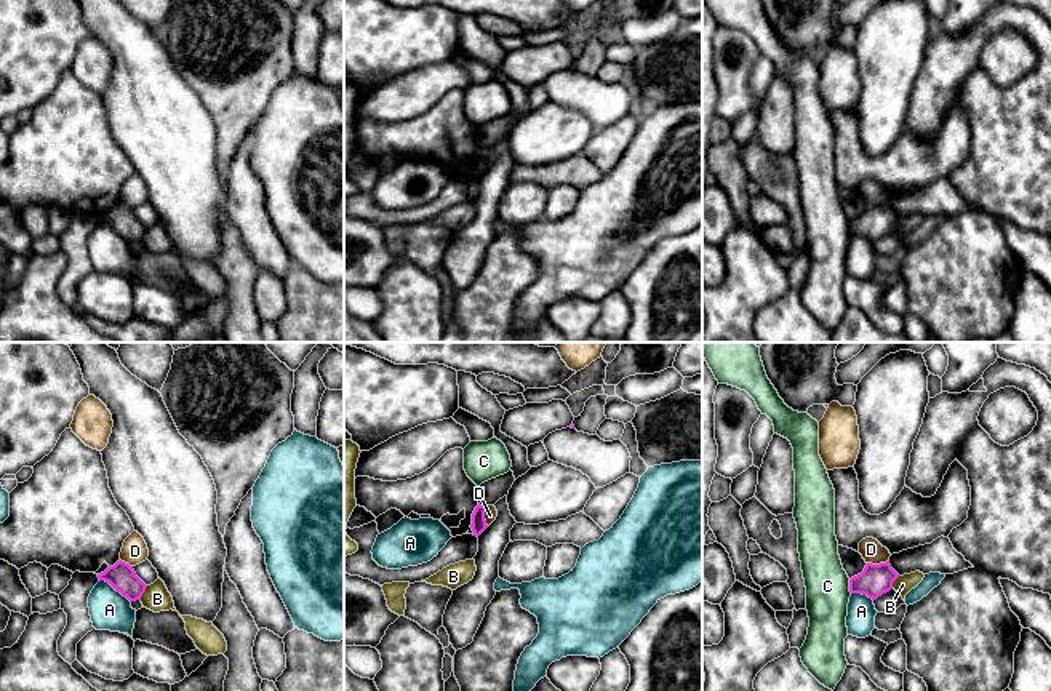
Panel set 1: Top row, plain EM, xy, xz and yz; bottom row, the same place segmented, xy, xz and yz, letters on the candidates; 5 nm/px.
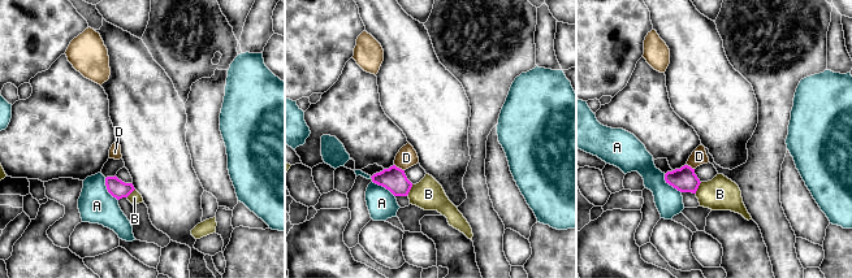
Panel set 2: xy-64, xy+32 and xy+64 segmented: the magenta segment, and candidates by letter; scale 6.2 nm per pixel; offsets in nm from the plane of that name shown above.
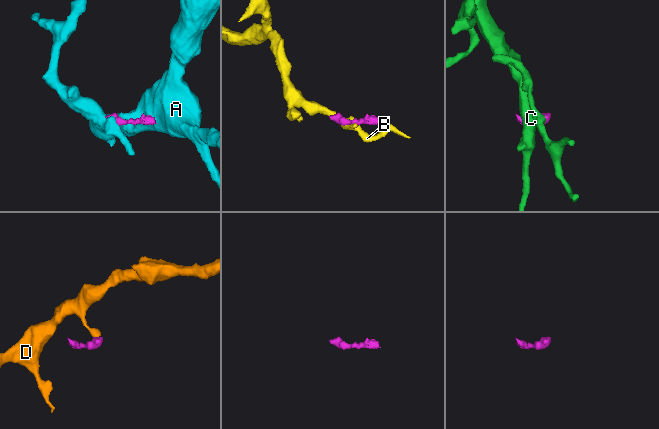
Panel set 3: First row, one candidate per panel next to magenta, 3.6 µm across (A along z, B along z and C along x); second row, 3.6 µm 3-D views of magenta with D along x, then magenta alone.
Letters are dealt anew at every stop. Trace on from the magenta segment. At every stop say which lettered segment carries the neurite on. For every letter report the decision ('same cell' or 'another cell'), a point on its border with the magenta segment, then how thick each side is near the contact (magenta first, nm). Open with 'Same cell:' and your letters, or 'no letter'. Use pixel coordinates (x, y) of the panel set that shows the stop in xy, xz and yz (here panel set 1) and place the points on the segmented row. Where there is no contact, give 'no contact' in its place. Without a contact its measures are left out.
Same cell: no letter
A: another cell; contact xy (115, 589); calibres 140 and 200 nm
B: another cell; contact xy (144, 591); calibres 140 and 130 nm
C: another cell; contact yz (850, 586); calibres 160 and 220 nm
D: another cell; contact yz (877, 565); calibres 160 and 110 nm

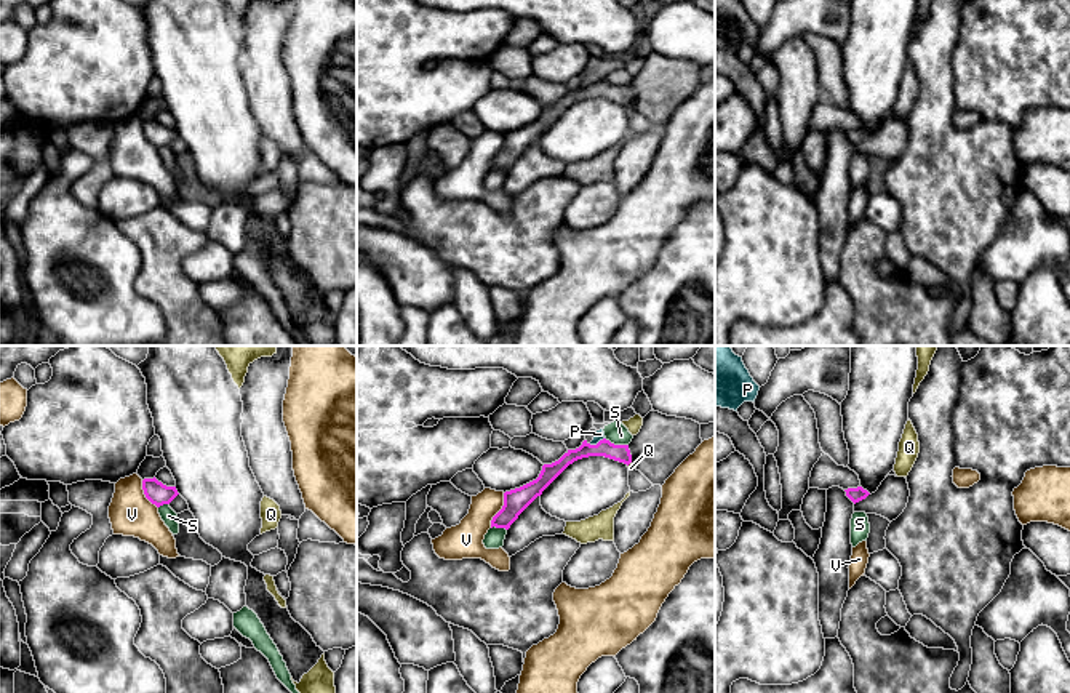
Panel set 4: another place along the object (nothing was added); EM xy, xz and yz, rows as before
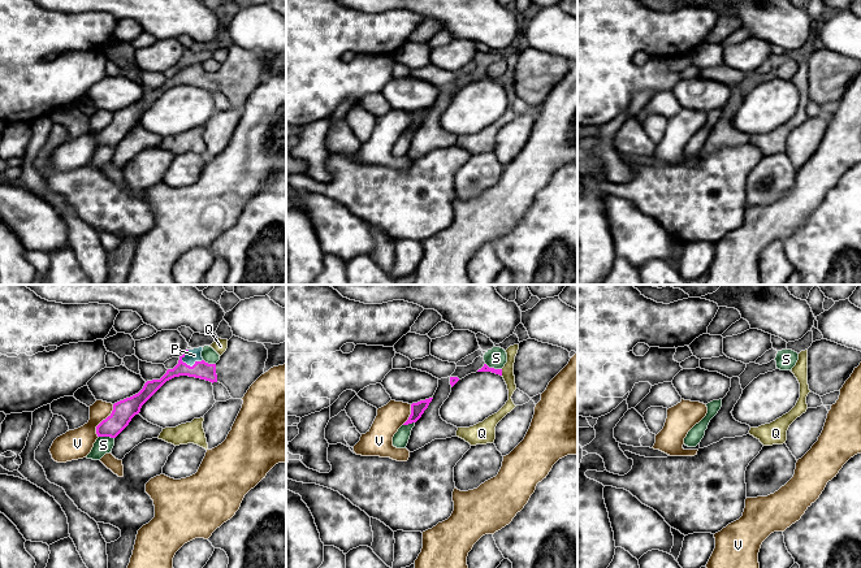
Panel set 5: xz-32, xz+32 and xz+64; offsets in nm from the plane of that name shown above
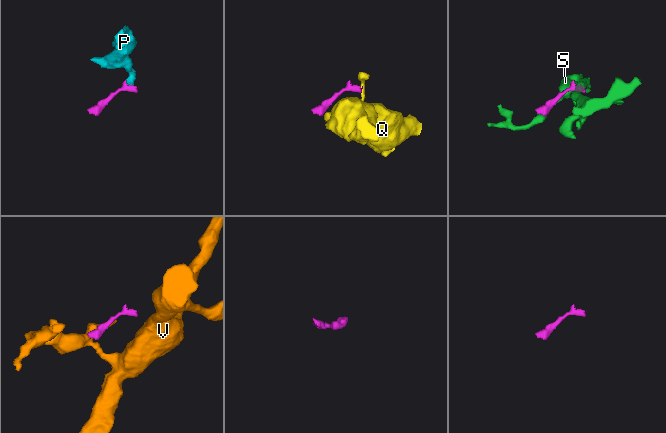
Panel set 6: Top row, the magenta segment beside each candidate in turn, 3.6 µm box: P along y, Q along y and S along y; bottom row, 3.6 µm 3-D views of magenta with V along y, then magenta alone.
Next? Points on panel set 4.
Same cell: P
P: same cell; contact xz (598, 442); calibres 90 and 50 nm
Q: another cell; contact xz (629, 463); calibres 90 and 30 nm
S: another cell; contact xz (616, 445); calibres 90 and 110 nm
V: another cell; contact xz (499, 511); calibres 120 and 180 nm

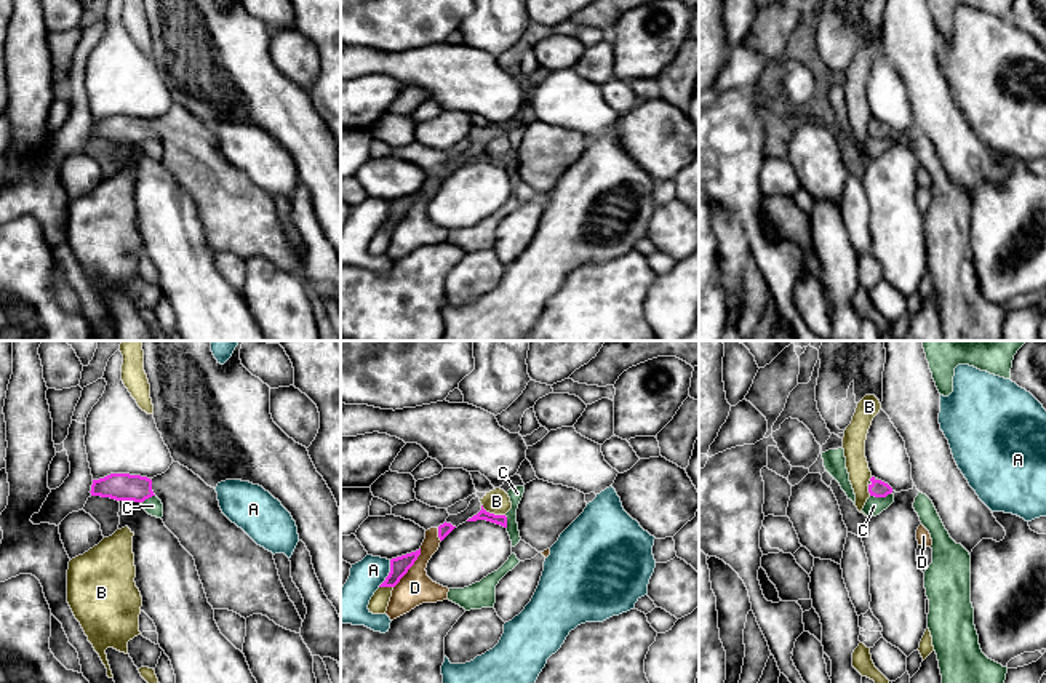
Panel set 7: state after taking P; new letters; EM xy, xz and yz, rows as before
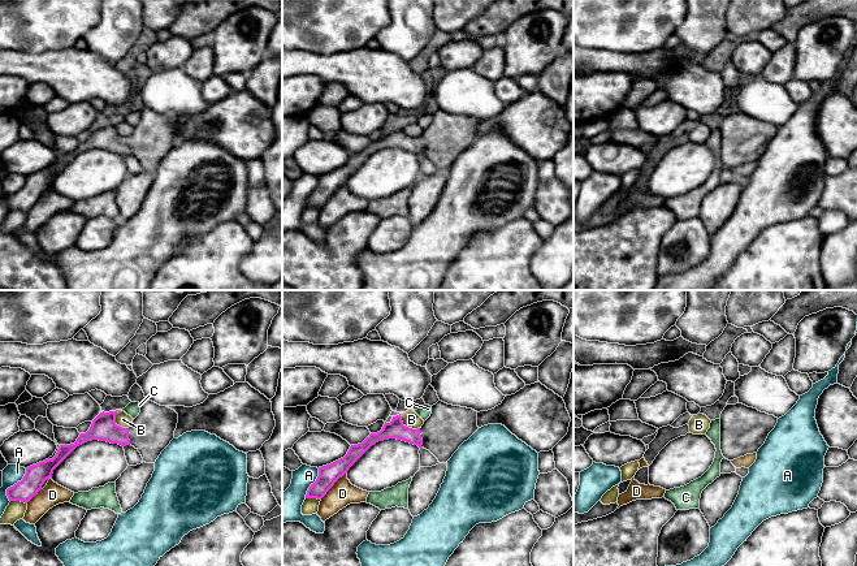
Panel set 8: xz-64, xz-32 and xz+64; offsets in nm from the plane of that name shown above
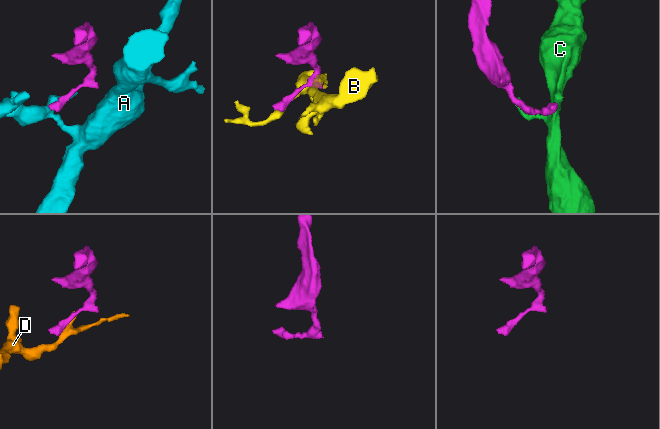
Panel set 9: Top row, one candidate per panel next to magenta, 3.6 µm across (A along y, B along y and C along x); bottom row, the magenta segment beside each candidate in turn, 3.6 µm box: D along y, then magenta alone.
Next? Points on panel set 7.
Same cell: no letter
A: another cell; contact xz (389, 573); calibres 100 and 180 nm
B: another cell; contact xz (493, 514); calibres 50 and 120 nm
C: another cell; contact yz (880, 496); calibres 90 and 90 nm
D: another cell; contact xz (410, 567); calibres 100 and 170 nm

